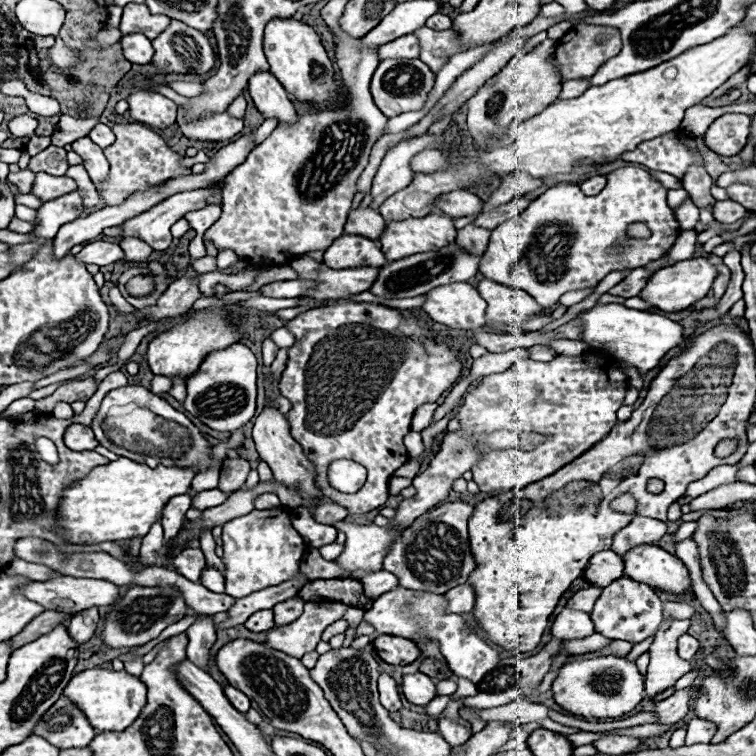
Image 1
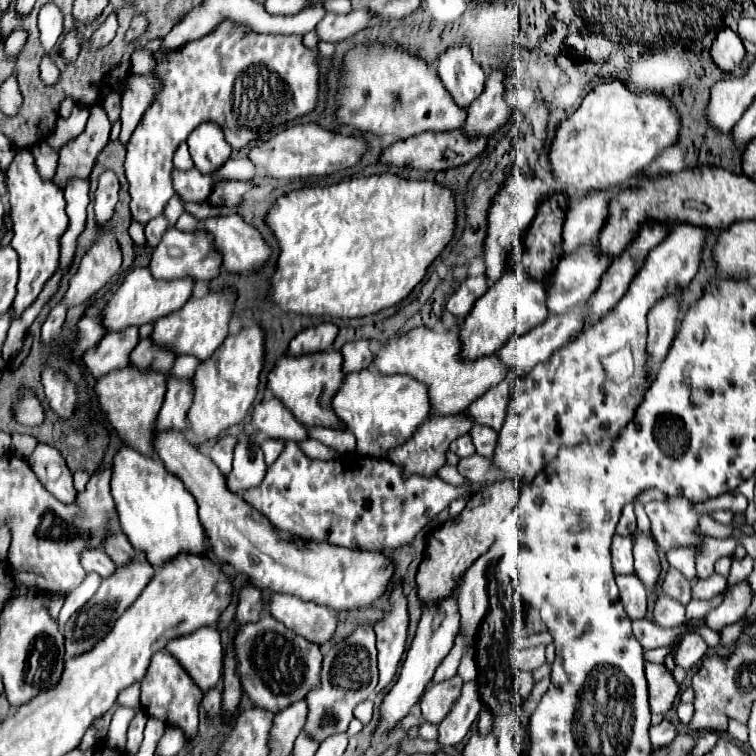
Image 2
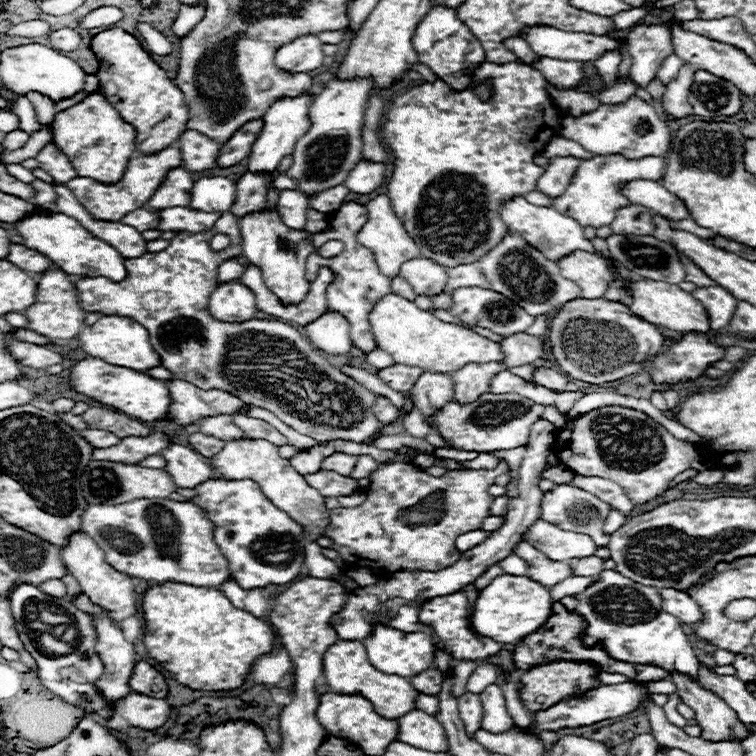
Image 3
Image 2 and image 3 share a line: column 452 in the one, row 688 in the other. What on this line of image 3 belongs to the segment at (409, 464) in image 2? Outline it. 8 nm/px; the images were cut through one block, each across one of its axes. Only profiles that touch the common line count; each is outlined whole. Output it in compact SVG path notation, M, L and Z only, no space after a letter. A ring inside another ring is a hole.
M428 668L424 672L420 672L418 676L412 676L410 678L410 684L422 692L422 694L430 694L430 696L436 696L440 692L440 684L442 684L442 674L434 668Z

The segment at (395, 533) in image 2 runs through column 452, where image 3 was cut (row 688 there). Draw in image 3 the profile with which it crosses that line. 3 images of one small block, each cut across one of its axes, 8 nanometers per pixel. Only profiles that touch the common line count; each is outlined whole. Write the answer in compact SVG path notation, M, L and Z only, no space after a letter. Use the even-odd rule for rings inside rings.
M492 684L482 694L482 728L490 732L506 732L506 728L514 728L514 720L506 712L506 700L500 686Z

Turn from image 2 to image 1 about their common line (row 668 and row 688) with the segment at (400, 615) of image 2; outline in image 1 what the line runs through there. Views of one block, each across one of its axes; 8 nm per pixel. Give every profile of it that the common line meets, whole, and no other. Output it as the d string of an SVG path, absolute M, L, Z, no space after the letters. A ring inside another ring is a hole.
M382 674L378 678L378 690L380 690L380 702L384 704L384 708L388 712L398 712L402 708L400 694L398 694L398 686L396 686L396 682L394 682L392 676Z

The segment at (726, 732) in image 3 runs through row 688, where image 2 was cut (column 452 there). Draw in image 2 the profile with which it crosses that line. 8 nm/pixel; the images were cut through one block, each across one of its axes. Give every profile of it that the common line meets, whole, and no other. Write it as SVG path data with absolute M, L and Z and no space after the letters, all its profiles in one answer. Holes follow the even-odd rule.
M454 676L440 684L430 684L420 698L420 708L422 708L424 720L438 726L450 712L452 704L460 698L462 684L464 682L460 676Z

